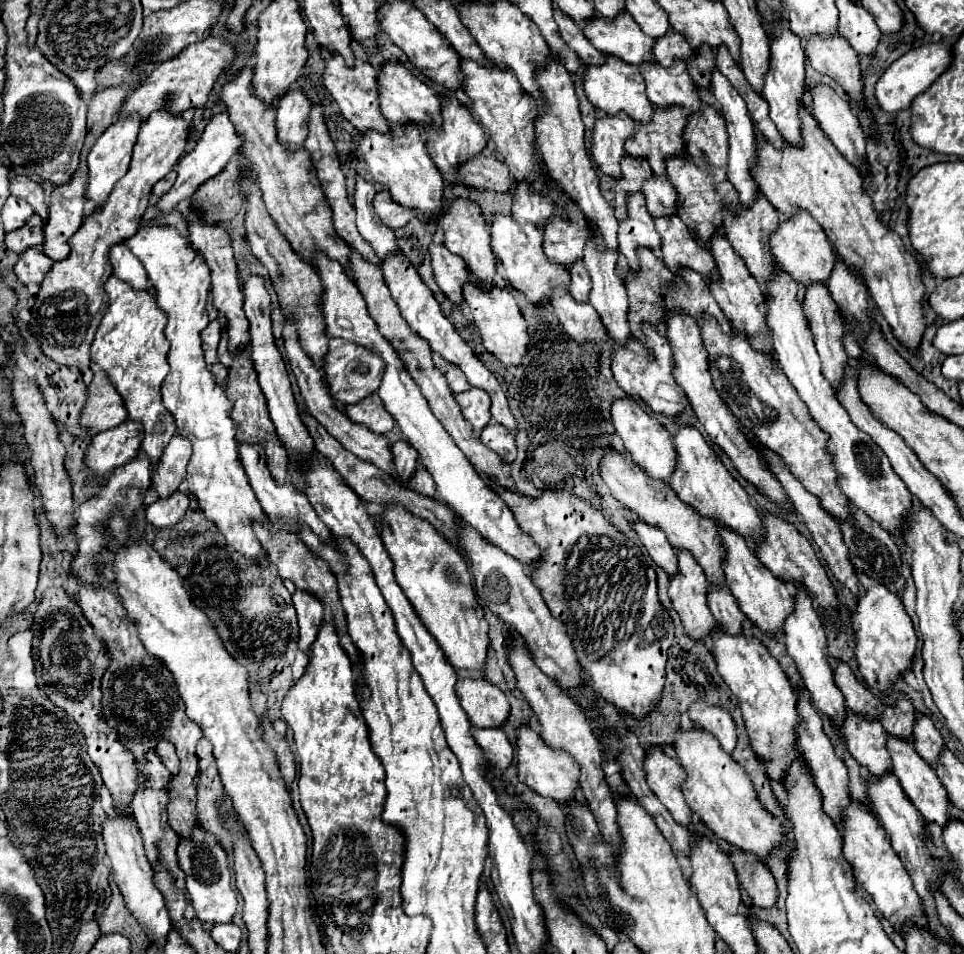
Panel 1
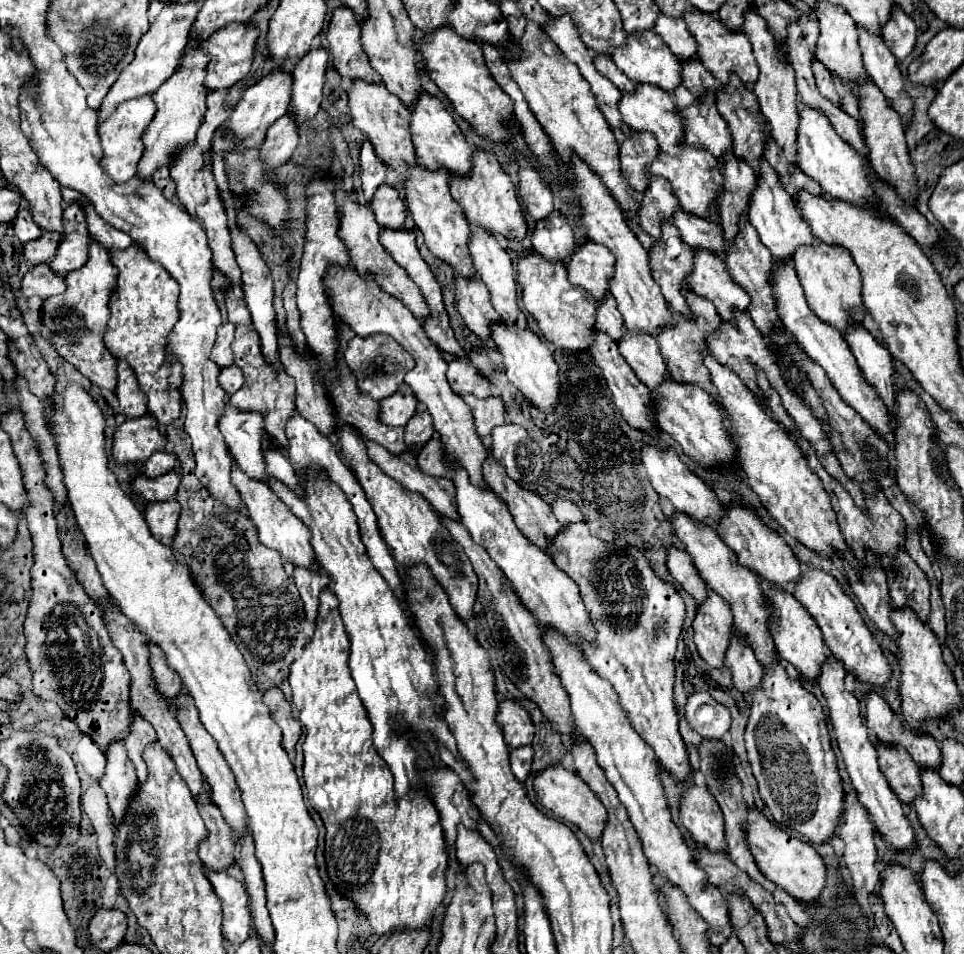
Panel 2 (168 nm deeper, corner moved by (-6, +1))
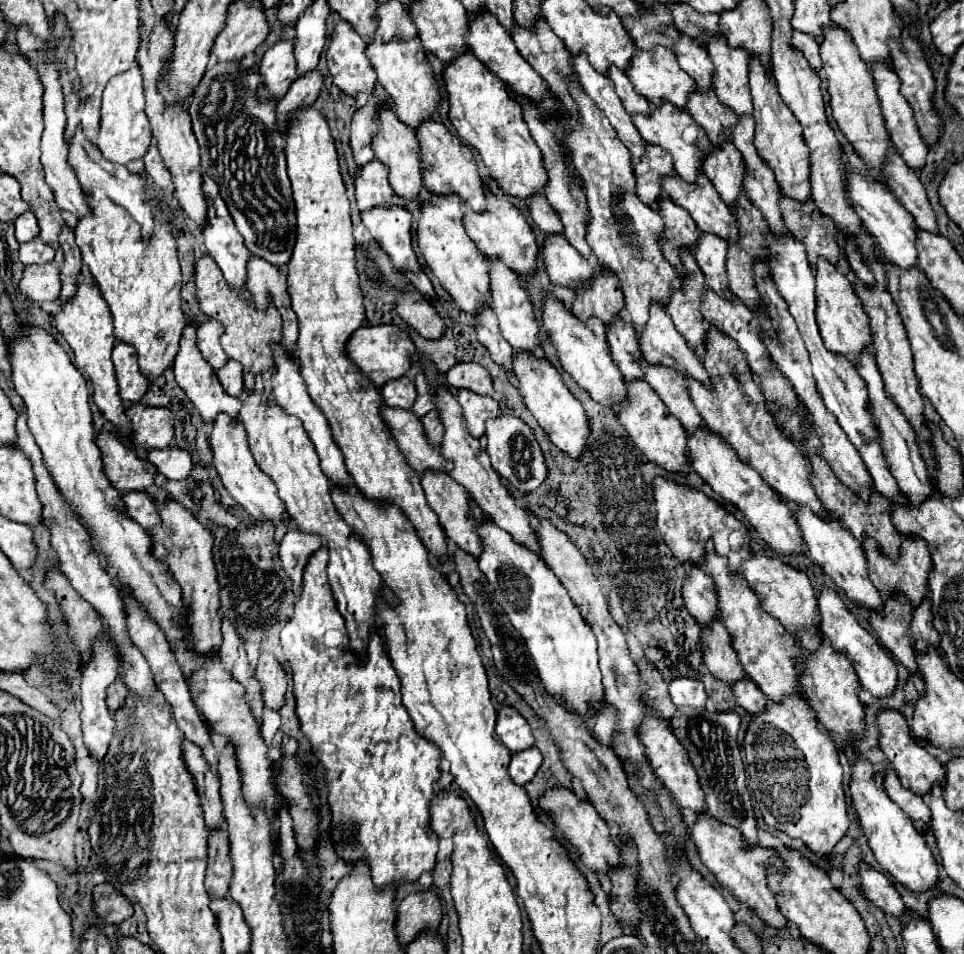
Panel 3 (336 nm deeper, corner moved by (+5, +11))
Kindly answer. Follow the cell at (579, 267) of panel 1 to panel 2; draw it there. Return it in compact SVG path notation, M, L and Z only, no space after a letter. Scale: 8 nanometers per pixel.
M607 292L605 298L597 304L597 310L595 310L595 326L603 332L607 332L613 340L615 336L619 336L619 332L623 332L623 318L619 316L619 310L617 310L617 304L615 304L615 298Z

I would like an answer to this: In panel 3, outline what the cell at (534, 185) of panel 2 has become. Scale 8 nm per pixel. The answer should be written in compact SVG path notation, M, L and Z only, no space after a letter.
M534 194L528 202L528 208L532 212L532 218L536 222L536 226L546 234L546 236L552 236L552 234L562 234L564 226L560 222L560 216L554 212L554 208L550 206L550 202L546 202L544 196L540 194Z

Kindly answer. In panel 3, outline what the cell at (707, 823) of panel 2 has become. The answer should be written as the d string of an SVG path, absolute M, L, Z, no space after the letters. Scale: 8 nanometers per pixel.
M700 814L696 820L696 826L692 828L692 842L698 848L700 860L708 866L708 870L716 876L716 882L730 890L732 896L746 904L754 914L760 916L760 920L774 930L786 930L788 928L788 920L778 912L778 902L774 892L768 888L768 878L766 878L766 870L770 866L778 868L784 866L784 862L780 862L780 858L776 858L774 850L762 848L760 844L756 846L748 846L740 834L740 830L724 826L720 822L716 822L712 816L708 814Z

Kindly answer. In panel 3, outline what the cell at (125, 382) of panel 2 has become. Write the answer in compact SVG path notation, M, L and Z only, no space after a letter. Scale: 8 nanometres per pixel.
M126 342L116 344L112 352L112 362L116 368L122 400L128 404L140 402L148 390L148 378L144 378L144 374L140 372L136 350Z

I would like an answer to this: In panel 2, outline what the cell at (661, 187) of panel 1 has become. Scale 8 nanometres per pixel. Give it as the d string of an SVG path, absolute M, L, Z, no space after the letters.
M677 208L671 218L673 218L671 222L677 226L683 240L691 248L707 248L707 250L723 256L721 228L715 228L709 220L703 220L691 212L685 212L683 208Z

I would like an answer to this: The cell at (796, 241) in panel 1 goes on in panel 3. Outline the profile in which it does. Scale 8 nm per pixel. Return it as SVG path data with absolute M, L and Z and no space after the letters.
M824 258L818 260L818 270L816 270L816 302L818 302L816 322L820 326L824 346L830 352L844 356L848 362L852 362L852 366L858 366L858 358L860 358L862 350L872 348L872 344L874 344L874 338L870 332L870 322L868 322L862 302L856 296L852 284L848 282L846 274Z

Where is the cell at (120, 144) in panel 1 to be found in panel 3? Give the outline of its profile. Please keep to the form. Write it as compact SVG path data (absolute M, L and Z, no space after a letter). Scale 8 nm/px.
M132 68L116 78L112 78L104 90L102 98L102 122L98 148L106 160L116 164L128 164L136 158L142 158L150 146L152 130L148 118L144 114L144 90L142 90L142 72L140 68Z

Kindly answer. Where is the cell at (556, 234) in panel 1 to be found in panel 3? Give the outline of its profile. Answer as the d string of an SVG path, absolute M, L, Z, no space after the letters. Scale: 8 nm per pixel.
M598 268L598 274L592 282L592 290L584 290L584 294L576 294L574 300L574 314L582 322L588 322L592 316L610 324L620 310L624 308L624 298L620 294L620 282L612 278L612 274L604 274Z

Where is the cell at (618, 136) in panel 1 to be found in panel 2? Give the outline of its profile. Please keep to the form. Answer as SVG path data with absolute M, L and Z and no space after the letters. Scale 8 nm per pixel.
M633 130L619 146L619 162L621 172L631 184L633 190L643 192L647 180L643 180L647 172L647 162L651 162L651 156L655 156L659 150L657 140L651 132L637 132Z

